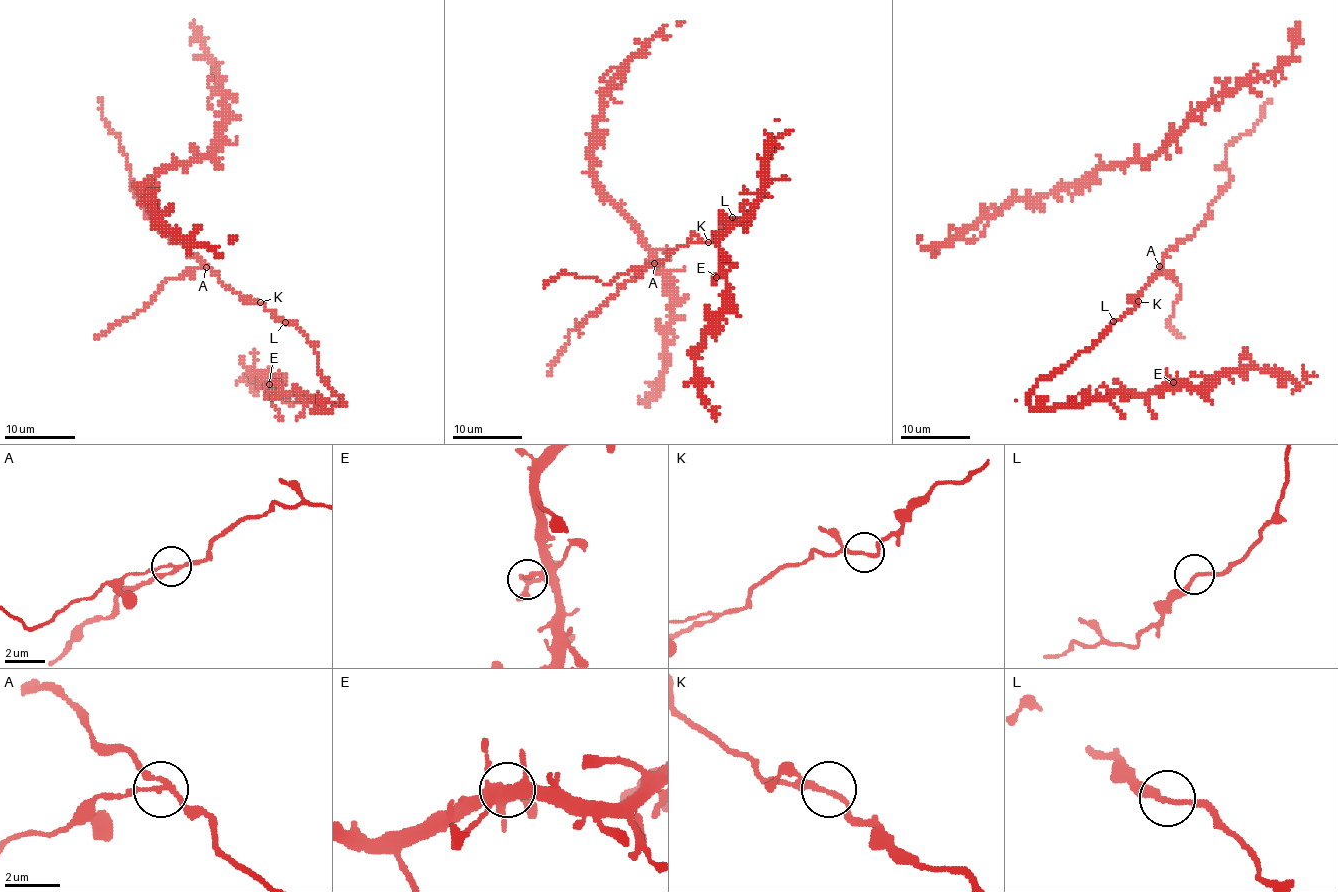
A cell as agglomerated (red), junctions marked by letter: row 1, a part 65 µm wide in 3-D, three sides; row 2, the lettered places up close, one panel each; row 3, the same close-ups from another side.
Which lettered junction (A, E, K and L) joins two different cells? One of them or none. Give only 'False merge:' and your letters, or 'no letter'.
False merge: A

